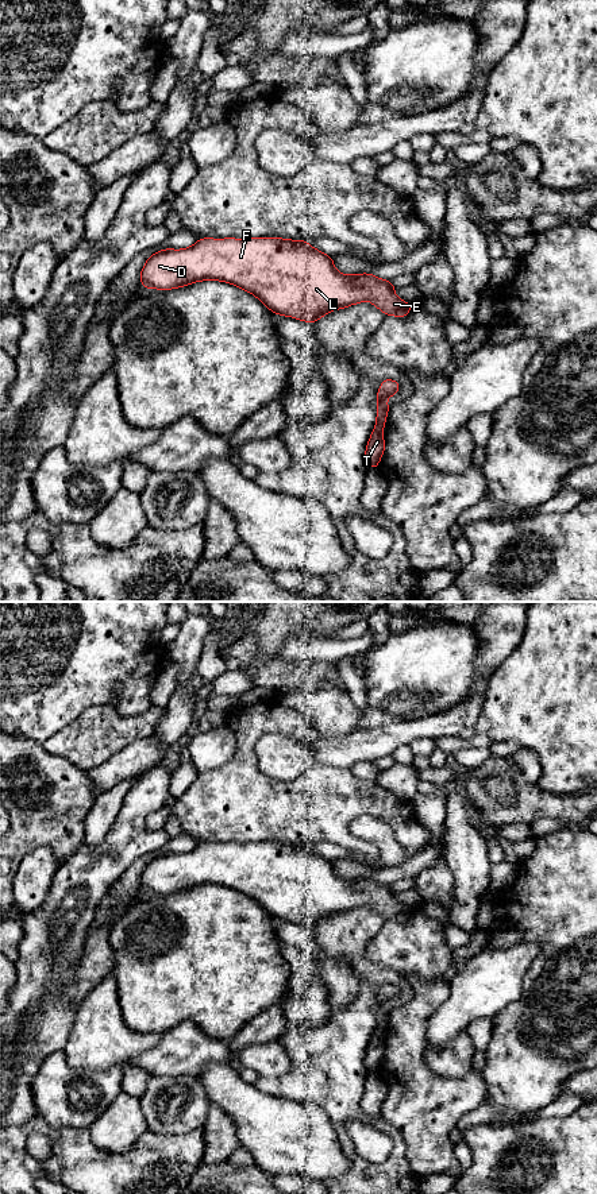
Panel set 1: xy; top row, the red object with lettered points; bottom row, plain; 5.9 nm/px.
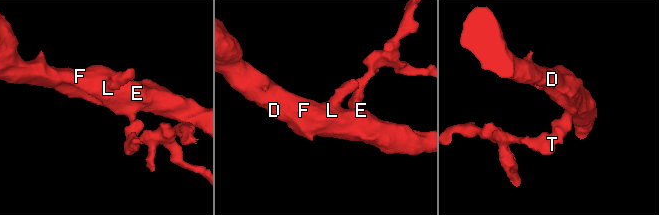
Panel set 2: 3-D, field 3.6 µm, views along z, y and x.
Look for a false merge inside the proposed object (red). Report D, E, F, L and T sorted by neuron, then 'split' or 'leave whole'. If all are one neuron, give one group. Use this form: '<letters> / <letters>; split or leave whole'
D E F L / T; split

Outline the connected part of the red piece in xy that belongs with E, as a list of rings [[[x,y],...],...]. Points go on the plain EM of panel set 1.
[[[200,842],[188,853],[154,857],[140,876],[140,888],[146,893],[172,894],[200,885],[228,886],[255,900],[274,919],[313,928],[332,915],[363,905],[370,905],[385,920],[407,921],[412,912],[394,899],[390,885],[367,877],[342,878],[335,873],[332,861],[311,851],[307,845]]]

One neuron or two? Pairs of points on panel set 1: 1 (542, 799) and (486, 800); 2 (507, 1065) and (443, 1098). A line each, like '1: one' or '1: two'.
1: one
2: two

